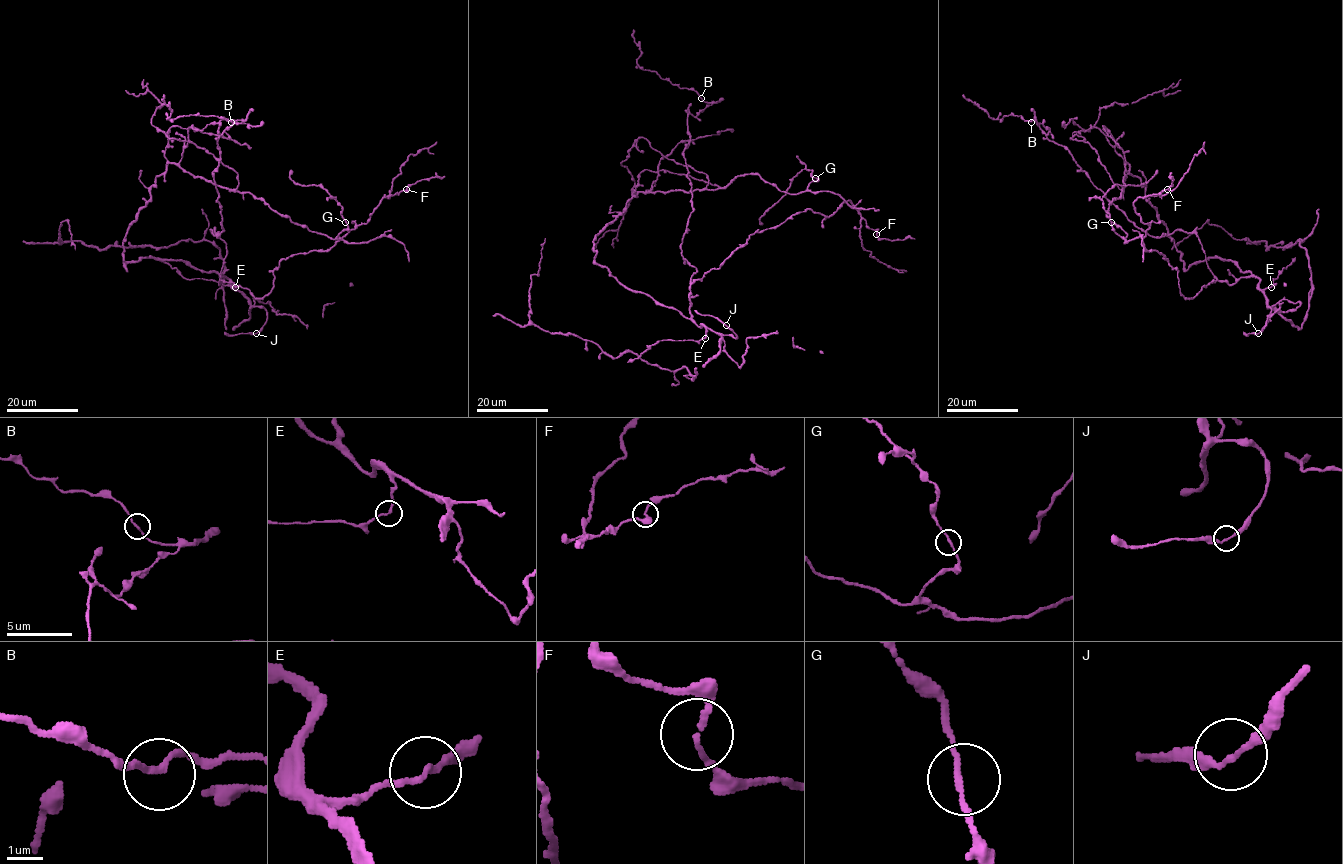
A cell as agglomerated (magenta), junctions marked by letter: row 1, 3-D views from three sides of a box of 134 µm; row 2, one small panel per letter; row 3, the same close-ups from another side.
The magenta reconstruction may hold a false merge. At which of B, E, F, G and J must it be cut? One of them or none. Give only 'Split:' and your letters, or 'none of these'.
Split: none of these

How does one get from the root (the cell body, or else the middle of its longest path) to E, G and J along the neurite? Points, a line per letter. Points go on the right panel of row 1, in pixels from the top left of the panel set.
E: (1224, 260), (1231, 260), (1243, 272), (1255, 276), (1261, 289), (1271, 286)
G: (1224, 260), (1186, 269), (1126, 163), (1123, 192), (1107, 213), (1125, 239), (1111, 222)
J: (1224, 260), (1231, 260), (1243, 272), (1250, 272), (1260, 280), (1259, 288), (1271, 310), (1269, 321), (1258, 333)

